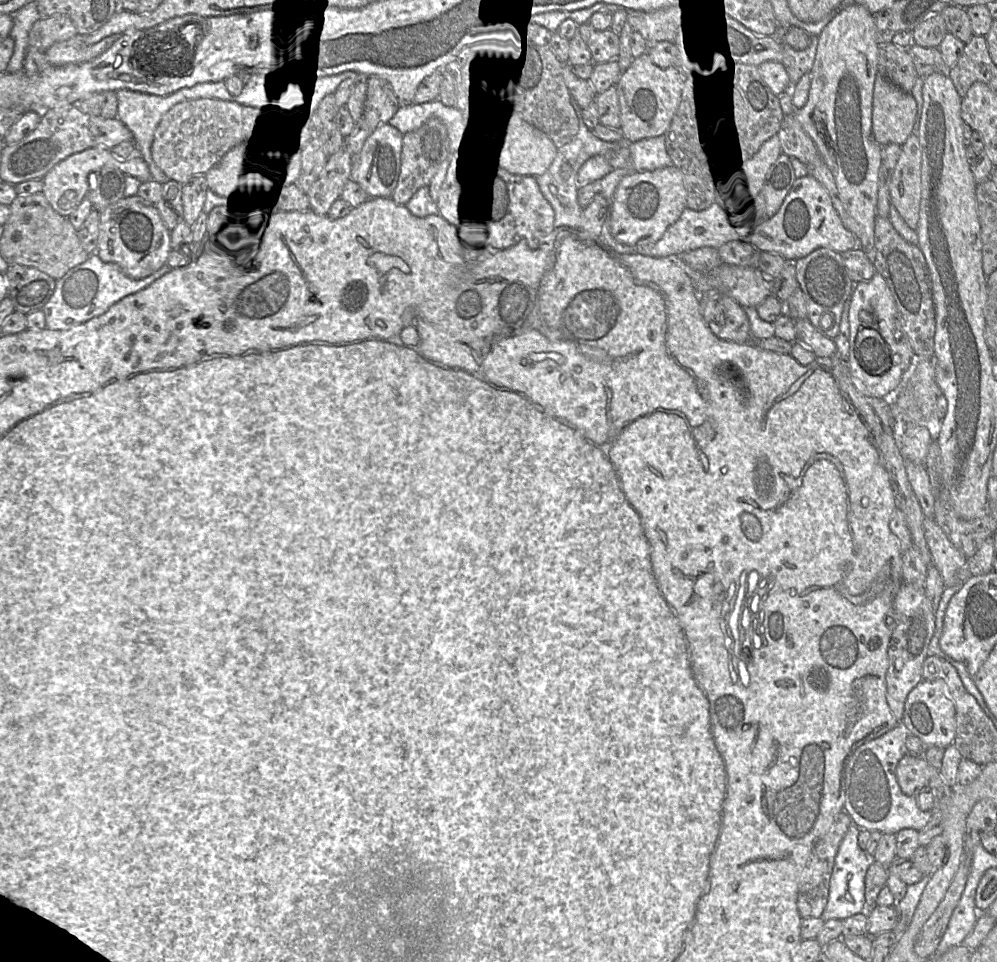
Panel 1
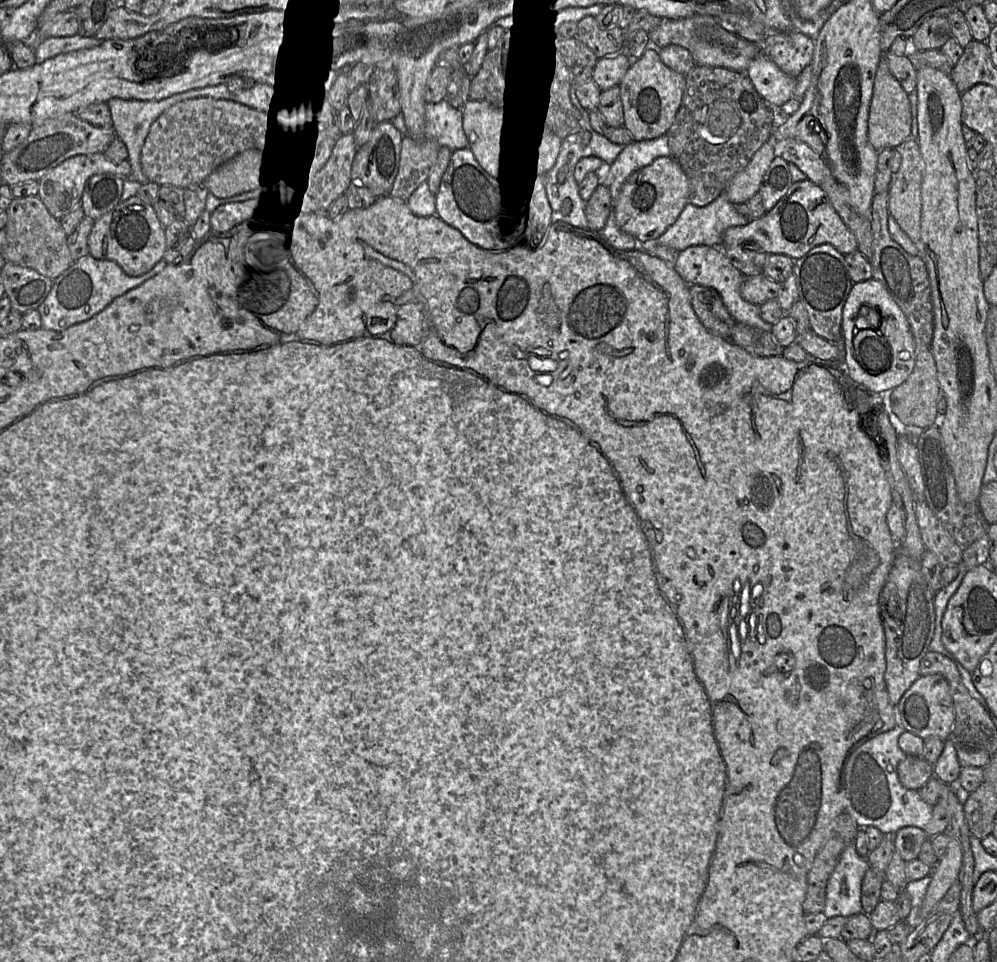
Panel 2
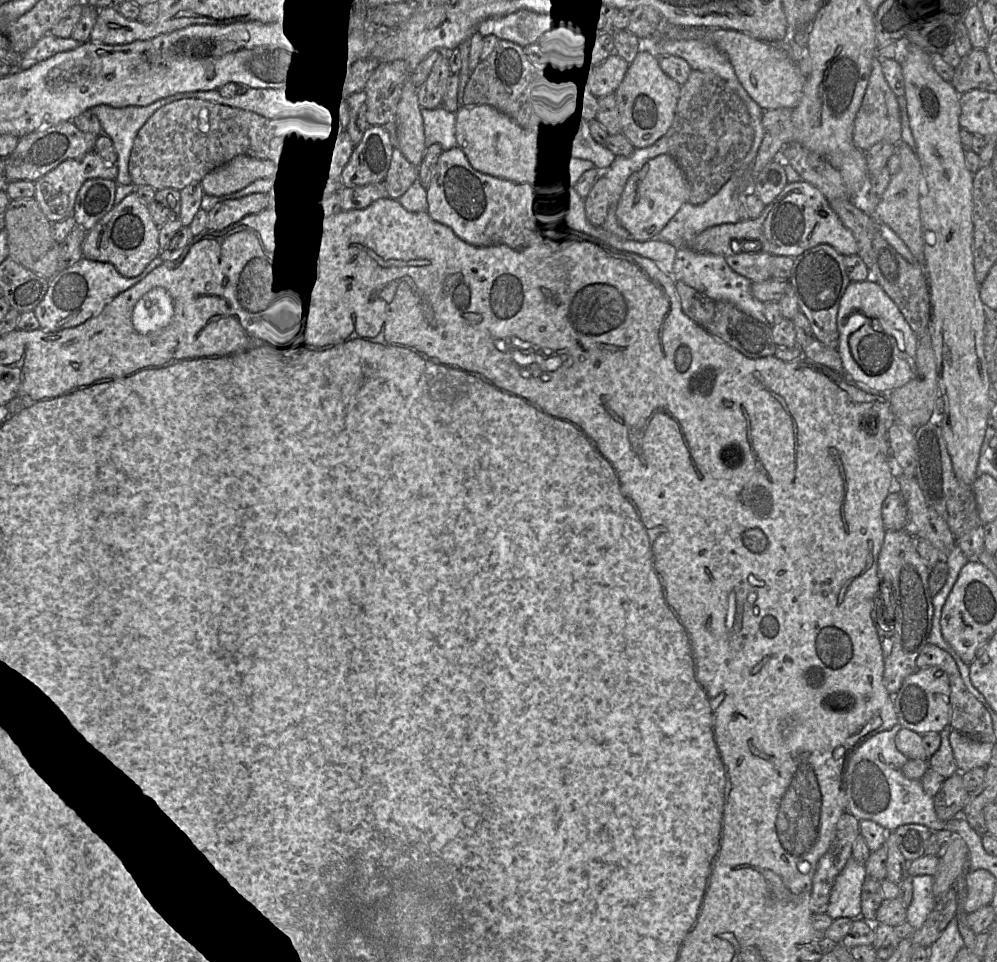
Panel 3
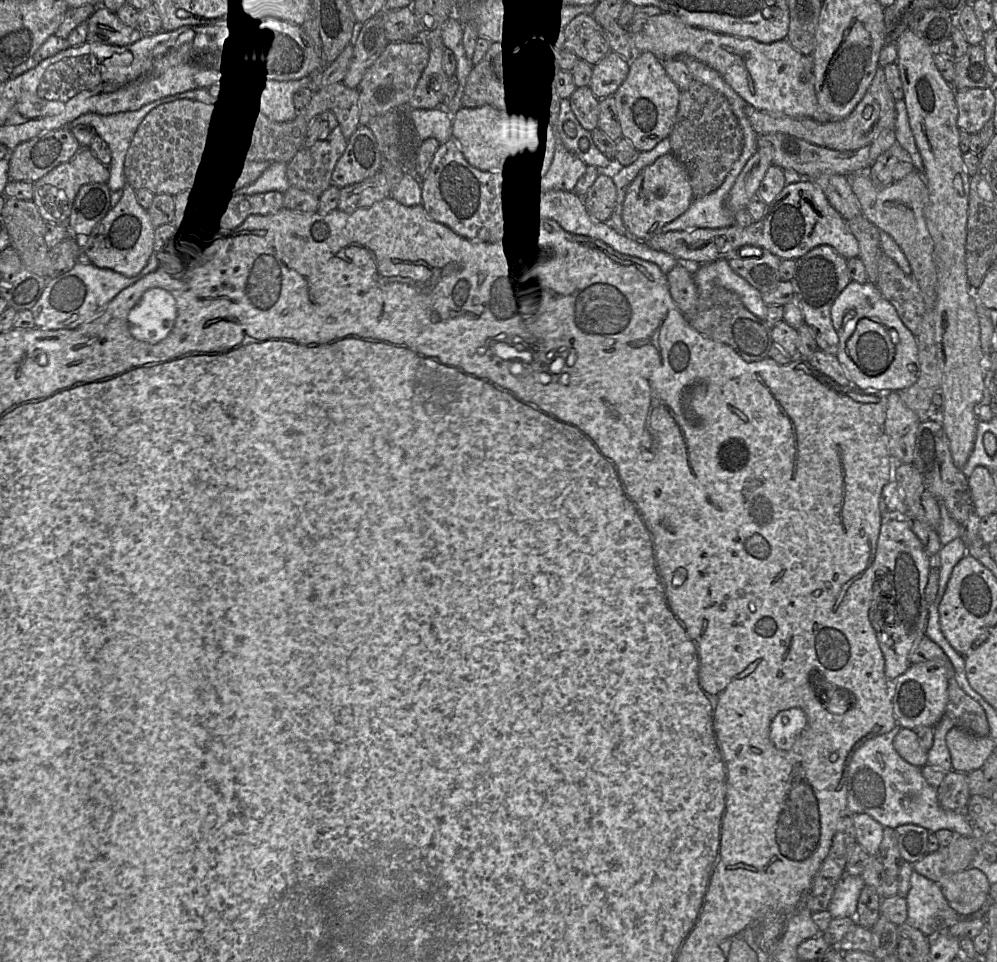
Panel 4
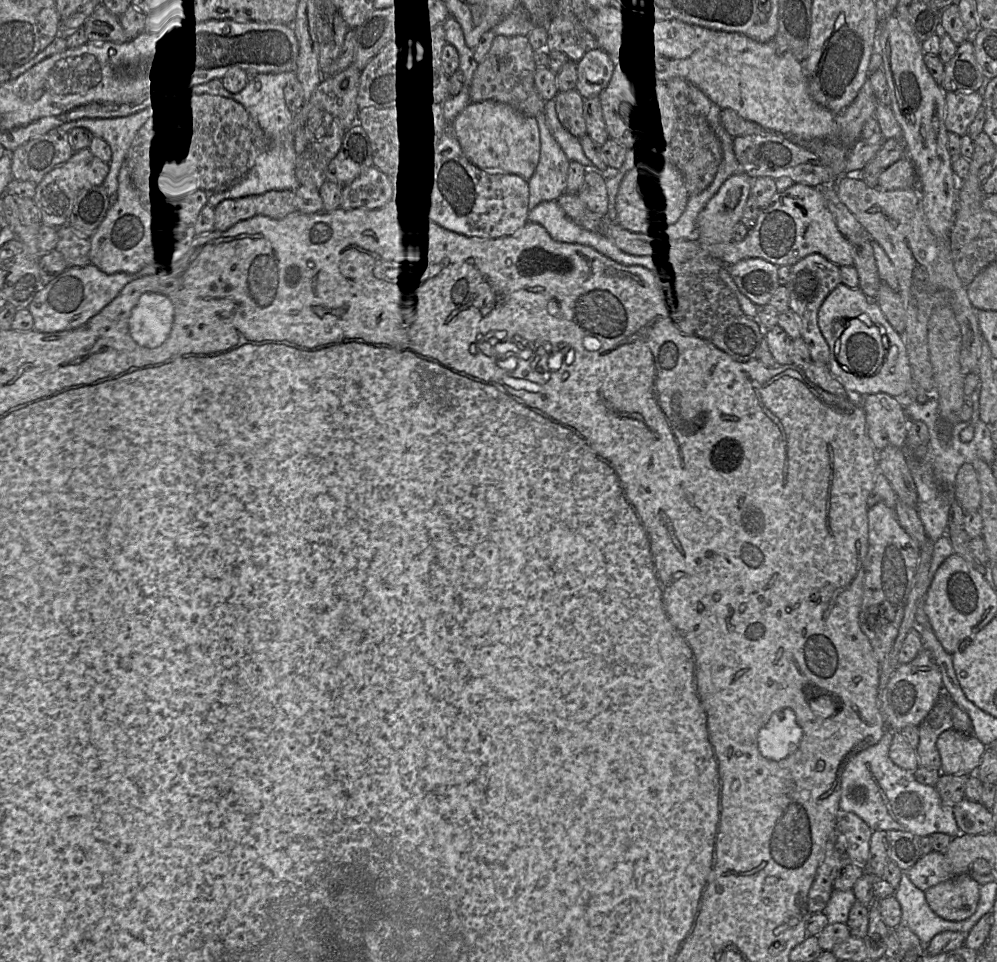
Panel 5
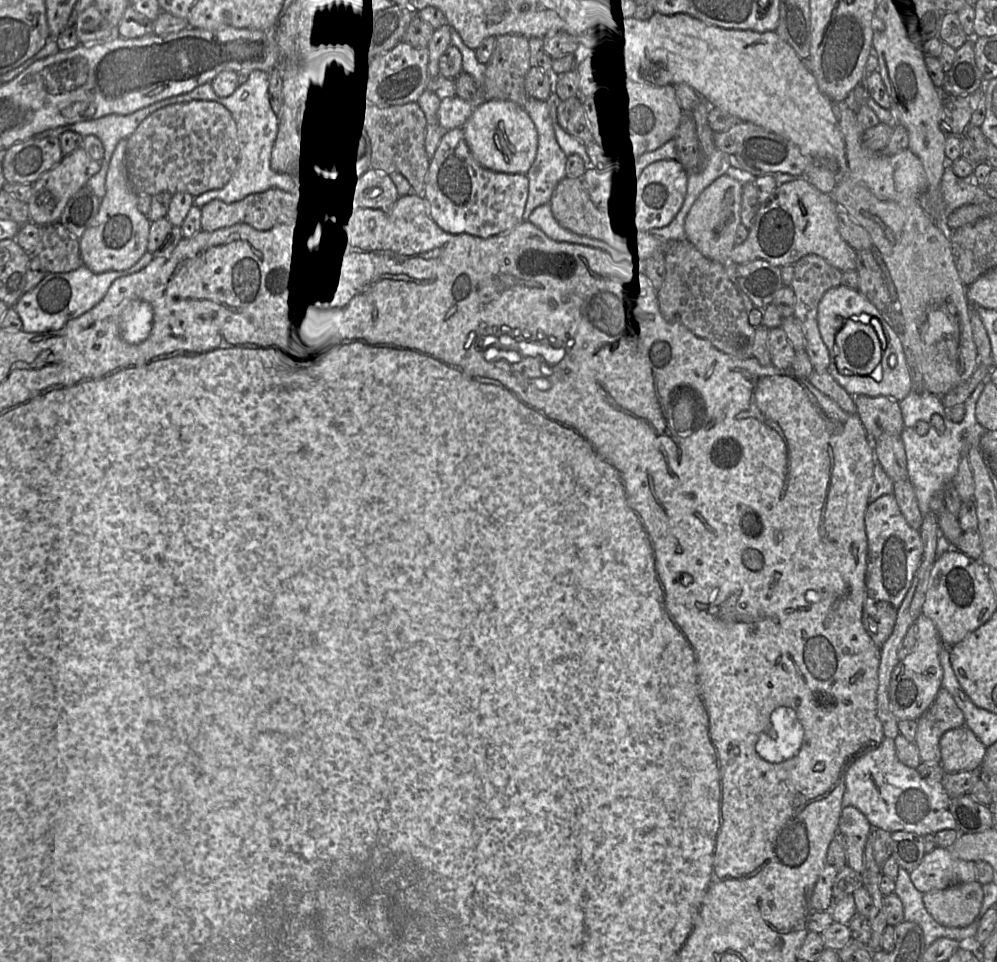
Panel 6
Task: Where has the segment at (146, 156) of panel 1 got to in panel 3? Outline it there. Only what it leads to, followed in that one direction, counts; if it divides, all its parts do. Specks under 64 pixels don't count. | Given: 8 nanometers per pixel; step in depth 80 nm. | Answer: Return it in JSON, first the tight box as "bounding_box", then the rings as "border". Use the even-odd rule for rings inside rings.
{"bounding_box":[89,90,242,185],"border":[[[206,90],[177,93],[172,96],[168,96],[166,98],[157,100],[147,106],[127,106],[122,108],[114,108],[108,105],[98,105],[89,110],[98,118],[102,128],[102,134],[105,134],[107,137],[111,139],[114,149],[117,153],[116,166],[118,169],[118,173],[116,177],[116,182],[118,183],[118,185],[131,184],[131,179],[128,172],[128,163],[134,140],[140,128],[160,107],[184,98],[198,98],[205,101],[210,101],[213,103],[222,104],[238,109],[241,109],[241,106],[237,104],[242,103],[240,98],[230,98],[221,96],[218,90]]]}

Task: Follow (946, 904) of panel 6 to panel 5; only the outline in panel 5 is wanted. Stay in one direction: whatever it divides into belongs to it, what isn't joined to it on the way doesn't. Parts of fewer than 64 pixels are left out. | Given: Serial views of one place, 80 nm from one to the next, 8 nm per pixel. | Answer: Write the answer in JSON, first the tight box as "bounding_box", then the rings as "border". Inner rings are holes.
{"bounding_box":[925,873,981,921],"border":[[[968,873],[959,874],[925,891],[930,908],[950,921],[968,919],[977,910],[981,885]]]}

